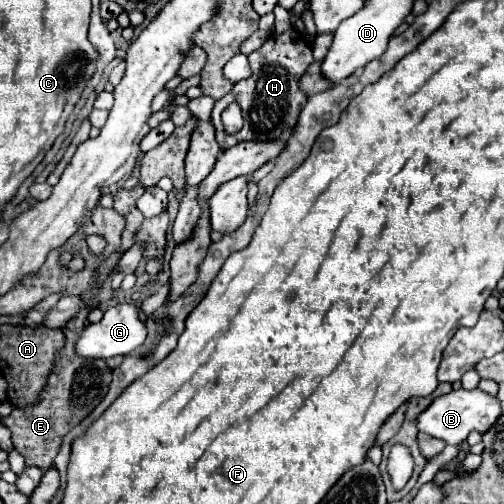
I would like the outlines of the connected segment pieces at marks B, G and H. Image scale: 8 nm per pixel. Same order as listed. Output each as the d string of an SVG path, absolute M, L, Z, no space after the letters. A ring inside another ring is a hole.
M460 388L460 390L452 390L446 396L436 398L418 416L418 430L444 440L446 444L462 444L472 430L484 434L488 428L492 428L492 424L496 424L500 414L502 414L502 408L500 408L500 400L496 396L482 392L480 388L474 388L474 390Z
M118 304L104 312L102 320L96 324L88 324L76 342L76 352L82 358L112 358L112 356L126 356L132 350L140 348L146 340L146 326L138 318L138 308L132 304Z
M292 28L280 36L272 34L256 52L252 52L248 56L248 60L250 60L250 68L254 72L252 78L234 84L232 92L226 94L224 98L216 100L216 106L212 110L212 124L216 128L216 140L218 140L220 148L230 148L232 142L240 142L240 140L288 138L288 134L292 132L292 128L298 122L300 110L304 108L304 104L308 100L308 96L300 90L298 80L308 70L308 66L314 62L314 56L312 56L310 44L306 42L302 32ZM226 98L236 98L236 102L242 108L244 126L242 126L242 132L238 132L234 136L226 134L222 120L220 120L224 108L226 108Z

